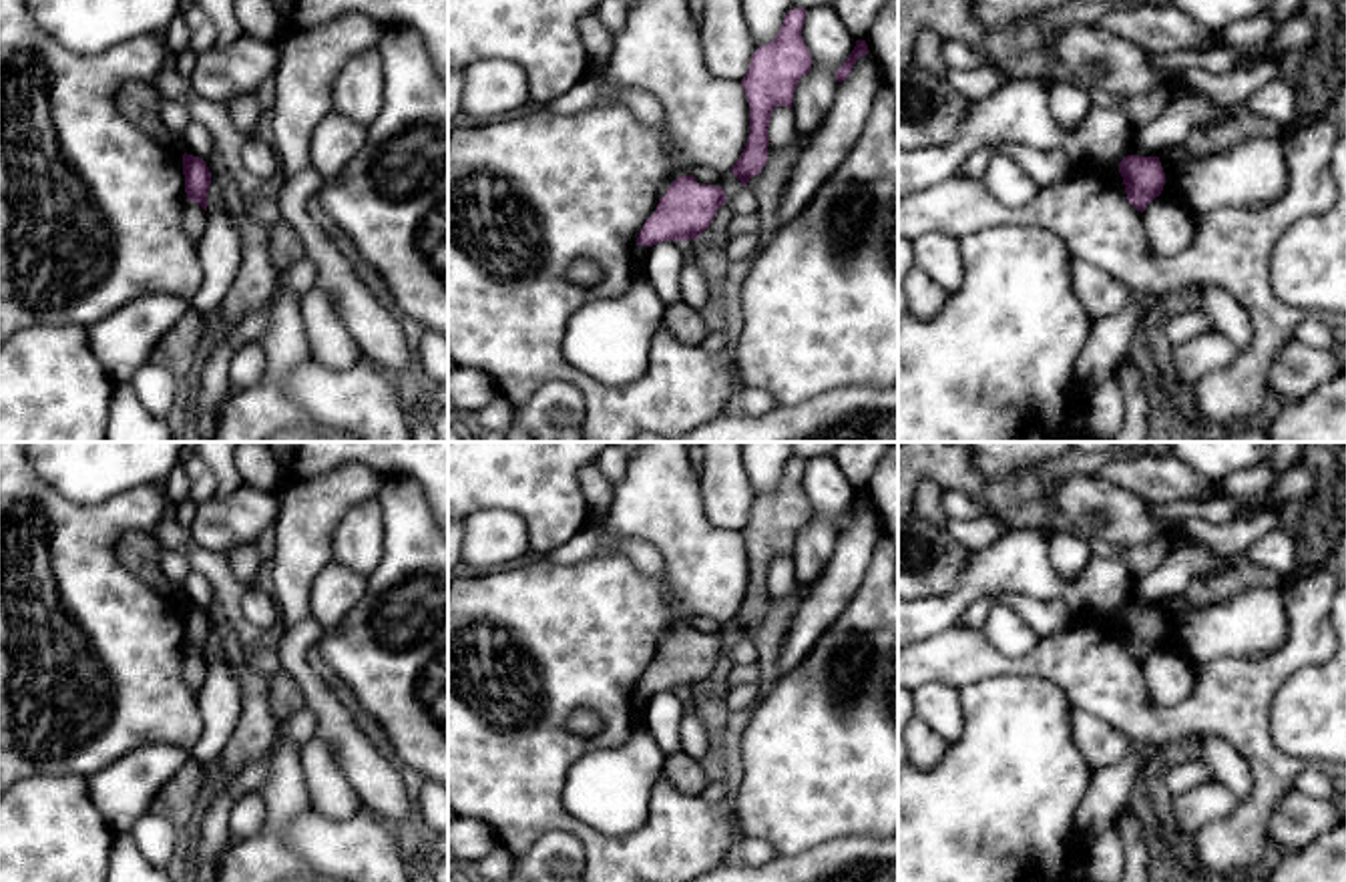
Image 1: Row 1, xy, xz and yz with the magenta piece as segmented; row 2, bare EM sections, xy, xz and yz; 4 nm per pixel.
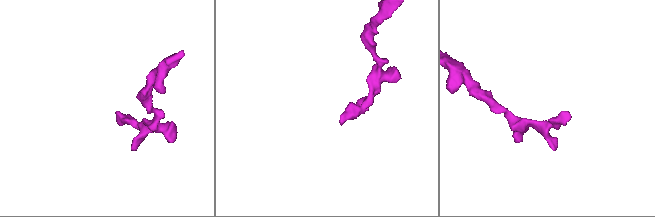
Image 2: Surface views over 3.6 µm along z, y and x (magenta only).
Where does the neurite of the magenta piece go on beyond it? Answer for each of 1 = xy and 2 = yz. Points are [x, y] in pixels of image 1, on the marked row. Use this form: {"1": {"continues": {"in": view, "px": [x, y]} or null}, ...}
{"1": {"continues": null}, "2": {"continues": null}}

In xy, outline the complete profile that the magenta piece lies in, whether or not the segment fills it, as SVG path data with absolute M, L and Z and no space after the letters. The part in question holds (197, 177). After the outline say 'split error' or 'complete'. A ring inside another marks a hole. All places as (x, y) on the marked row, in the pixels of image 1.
M183 155L183 175L187 201L199 203L205 211L209 207L207 195L211 185L211 173L203 159L193 155Z; complete

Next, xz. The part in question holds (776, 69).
M794 8L786 14L777 36L759 46L741 80L749 102L749 137L731 173L745 187L767 163L767 129L775 106L792 108L802 76L812 68L812 54L802 38L808 10Z; complete

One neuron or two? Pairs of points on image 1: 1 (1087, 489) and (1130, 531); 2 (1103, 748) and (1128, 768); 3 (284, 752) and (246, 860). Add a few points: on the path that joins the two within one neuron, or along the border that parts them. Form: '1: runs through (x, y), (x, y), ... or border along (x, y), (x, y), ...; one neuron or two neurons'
1: runs through (1097, 499), (1122, 521); one neuron
2: border along (1136, 744), (1119, 760), (1093, 772); two neurons
3: runs through (284, 778), (284, 804), (272, 834); one neuron

